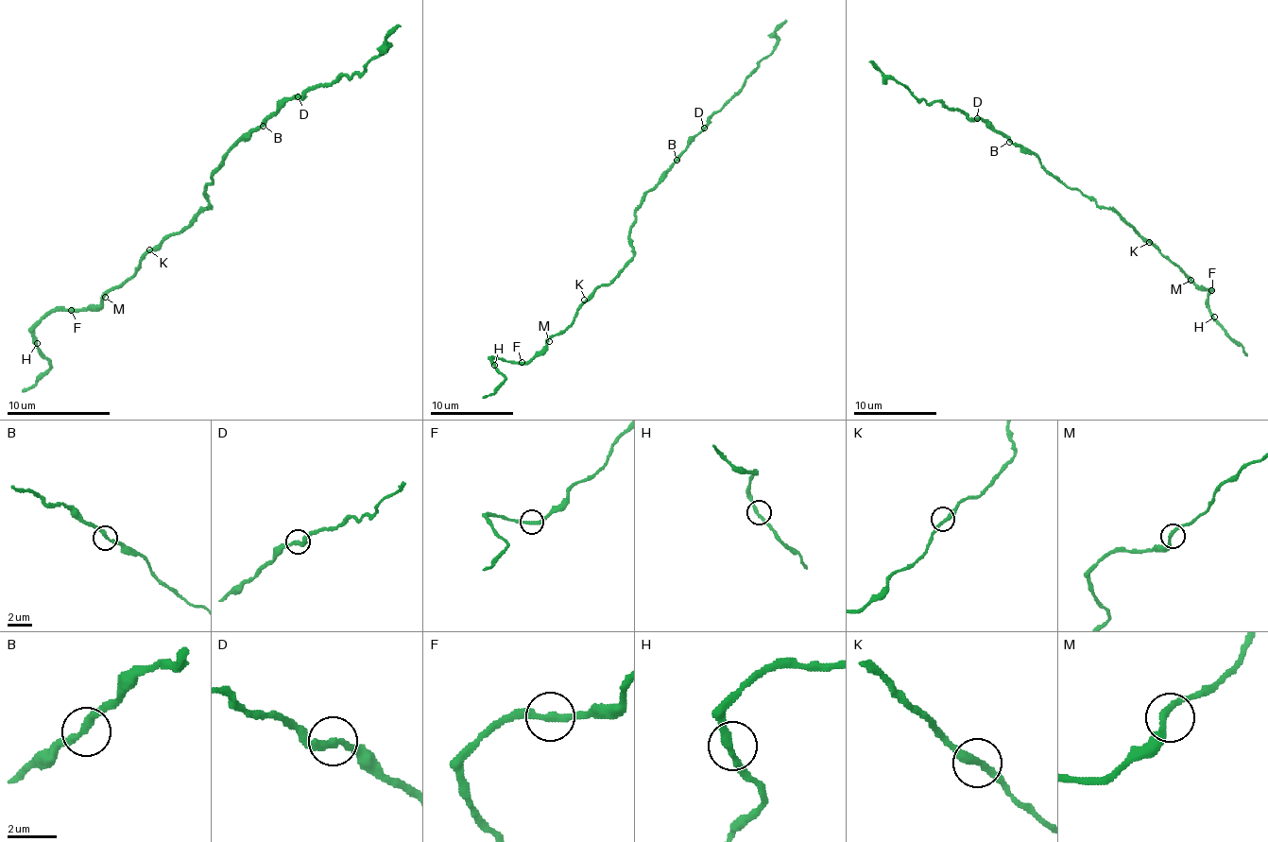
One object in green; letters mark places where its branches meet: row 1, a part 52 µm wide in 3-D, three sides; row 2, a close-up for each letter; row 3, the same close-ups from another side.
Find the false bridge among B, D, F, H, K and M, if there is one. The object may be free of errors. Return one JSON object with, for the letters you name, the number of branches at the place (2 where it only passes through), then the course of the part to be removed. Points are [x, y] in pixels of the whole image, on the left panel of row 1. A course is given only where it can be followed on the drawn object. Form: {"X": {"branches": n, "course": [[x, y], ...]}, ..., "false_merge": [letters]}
{"false_merge": []}

